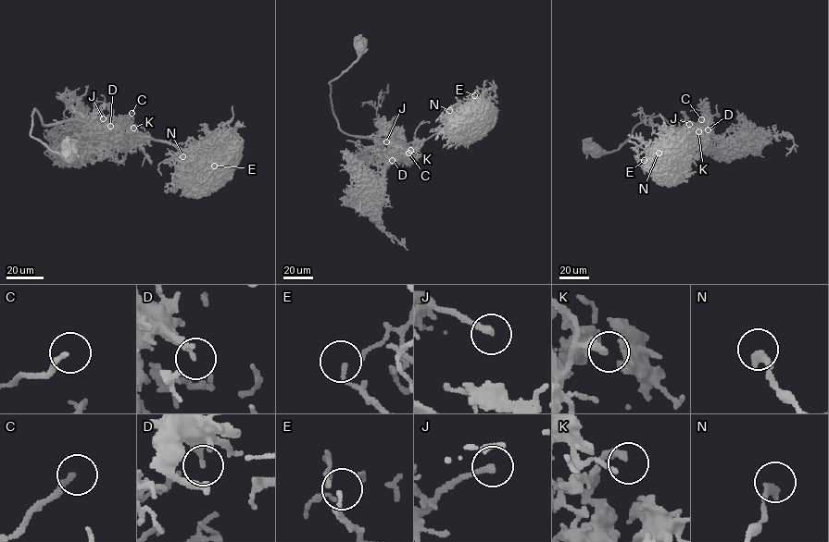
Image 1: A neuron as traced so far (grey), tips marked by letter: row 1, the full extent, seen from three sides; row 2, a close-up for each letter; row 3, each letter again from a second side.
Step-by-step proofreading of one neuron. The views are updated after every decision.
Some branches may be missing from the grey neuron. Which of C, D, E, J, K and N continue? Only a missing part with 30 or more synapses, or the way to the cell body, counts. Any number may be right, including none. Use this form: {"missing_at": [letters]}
{"missing_at": ["C", "J", "K"]}

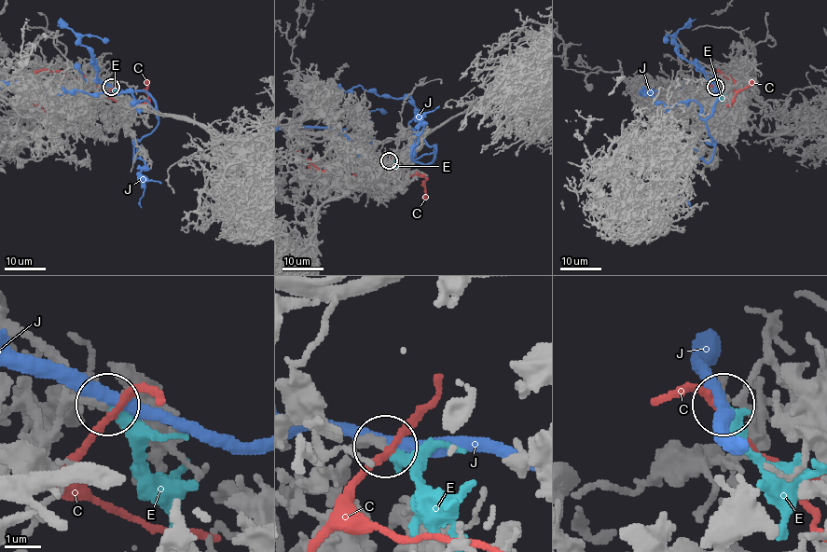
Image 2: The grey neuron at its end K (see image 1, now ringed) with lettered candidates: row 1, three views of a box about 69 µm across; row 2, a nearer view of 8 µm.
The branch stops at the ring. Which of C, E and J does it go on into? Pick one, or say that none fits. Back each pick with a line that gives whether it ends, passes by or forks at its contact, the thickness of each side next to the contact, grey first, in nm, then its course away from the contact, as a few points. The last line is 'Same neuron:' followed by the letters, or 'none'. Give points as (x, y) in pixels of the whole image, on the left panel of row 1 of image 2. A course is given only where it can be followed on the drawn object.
E: it ends | 280/320 nm
Same neuron: E

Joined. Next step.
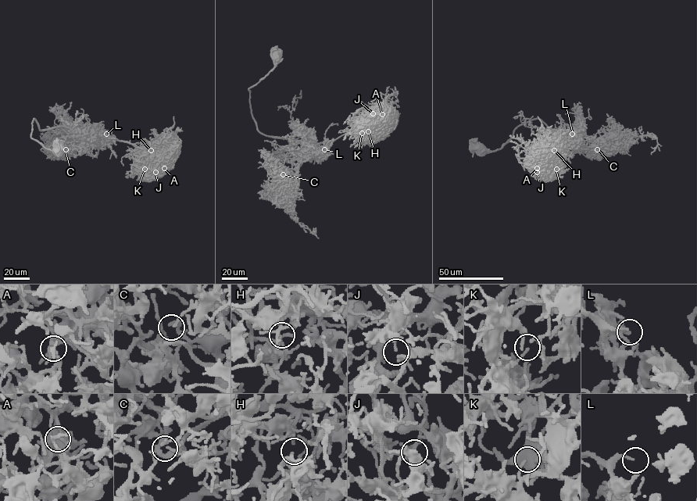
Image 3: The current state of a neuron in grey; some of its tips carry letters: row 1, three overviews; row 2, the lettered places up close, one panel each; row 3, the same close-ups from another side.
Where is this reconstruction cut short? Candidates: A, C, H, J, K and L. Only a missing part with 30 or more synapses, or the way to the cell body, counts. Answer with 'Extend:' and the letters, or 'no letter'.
Extend: L

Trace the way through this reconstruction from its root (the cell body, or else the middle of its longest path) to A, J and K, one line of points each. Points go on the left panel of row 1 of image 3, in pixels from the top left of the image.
A: (58, 148), (48, 149), (30, 137), (33, 119), (40, 130), (67, 127), (131, 143), (152, 153), (164, 168)
J: (58, 148), (48, 149), (30, 137), (33, 119), (40, 130), (67, 127), (133, 143), (145, 153), (155, 172)
K: (58, 148), (48, 149), (30, 137), (33, 119), (40, 130), (67, 127), (130, 143), (141, 171), (144, 169)

